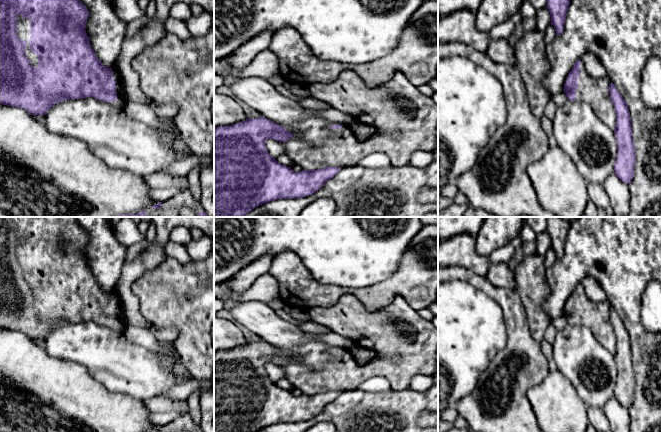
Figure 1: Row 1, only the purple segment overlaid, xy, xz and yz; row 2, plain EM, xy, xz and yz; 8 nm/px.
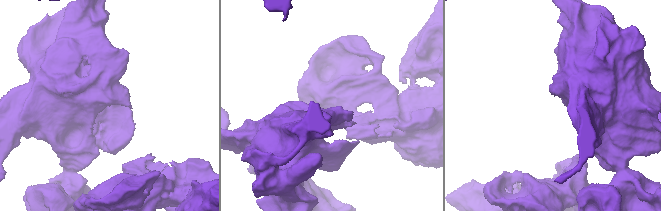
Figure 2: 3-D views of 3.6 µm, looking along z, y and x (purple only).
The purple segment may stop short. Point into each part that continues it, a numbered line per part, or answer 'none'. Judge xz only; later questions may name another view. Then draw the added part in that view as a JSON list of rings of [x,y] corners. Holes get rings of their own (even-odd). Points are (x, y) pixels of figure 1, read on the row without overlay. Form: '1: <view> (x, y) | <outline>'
1: xz (398, 330) | [[[343,295],[330,307],[313,307],[308,310],[312,321],[328,327],[353,341],[375,356],[366,363],[358,363],[351,350],[330,354],[328,364],[320,371],[312,370],[301,361],[294,359],[286,366],[285,379],[302,394],[317,394],[326,391],[356,390],[360,384],[371,377],[388,380],[391,389],[401,391],[409,388],[410,380],[416,375],[433,376],[437,367],[438,328],[423,319],[404,298],[397,296],[383,310],[370,312],[353,295]]]

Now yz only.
1: yz (595, 316) | [[[580,282],[580,300],[578,302],[575,325],[587,326],[600,344],[614,353],[616,337],[609,318],[610,307],[611,305],[607,300],[602,303],[592,302],[586,296]]]

